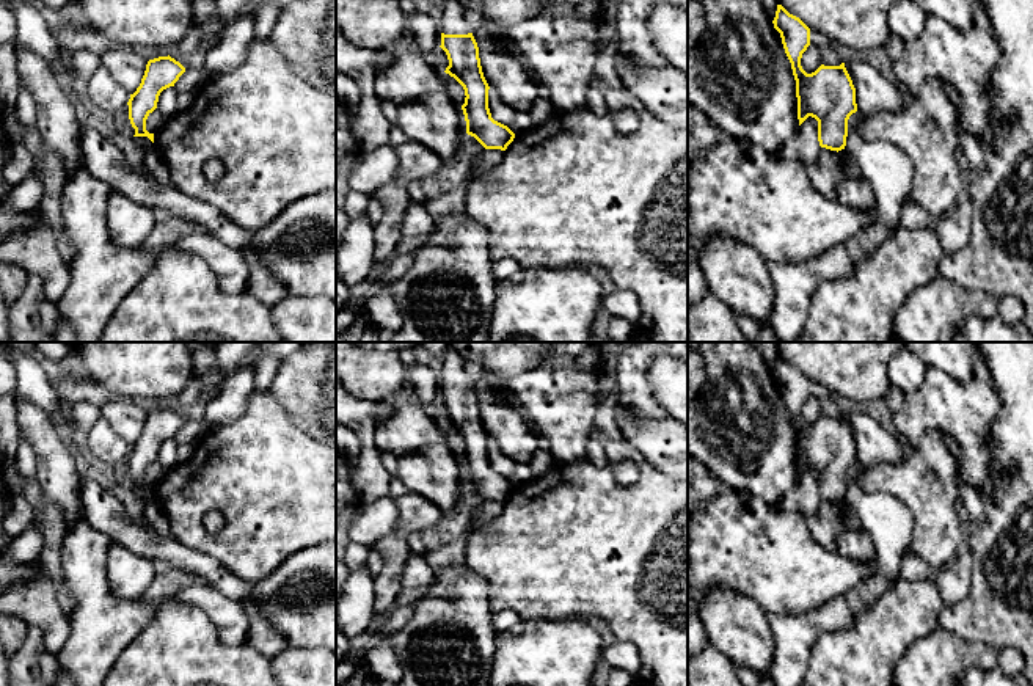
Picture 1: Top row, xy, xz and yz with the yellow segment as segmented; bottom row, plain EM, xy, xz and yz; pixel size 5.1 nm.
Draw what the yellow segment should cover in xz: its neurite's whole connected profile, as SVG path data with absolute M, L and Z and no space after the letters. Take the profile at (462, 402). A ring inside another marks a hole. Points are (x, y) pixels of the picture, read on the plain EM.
M446 348L446 358L438 366L441 375L441 400L449 418L446 425L454 429L465 441L462 457L466 485L474 488L485 501L506 502L515 485L491 469L488 460L488 435L484 429L479 399L473 388L473 378L466 374L466 358L455 348Z

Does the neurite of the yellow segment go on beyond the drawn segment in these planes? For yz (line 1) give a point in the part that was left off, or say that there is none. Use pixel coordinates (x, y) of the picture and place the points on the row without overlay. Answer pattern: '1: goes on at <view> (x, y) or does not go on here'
1: does not go on here

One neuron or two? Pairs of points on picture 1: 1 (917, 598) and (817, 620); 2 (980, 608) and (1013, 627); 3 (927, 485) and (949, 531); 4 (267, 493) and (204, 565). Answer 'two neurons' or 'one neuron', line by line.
1: two neurons
2: one neuron
3: one neuron
4: two neurons

